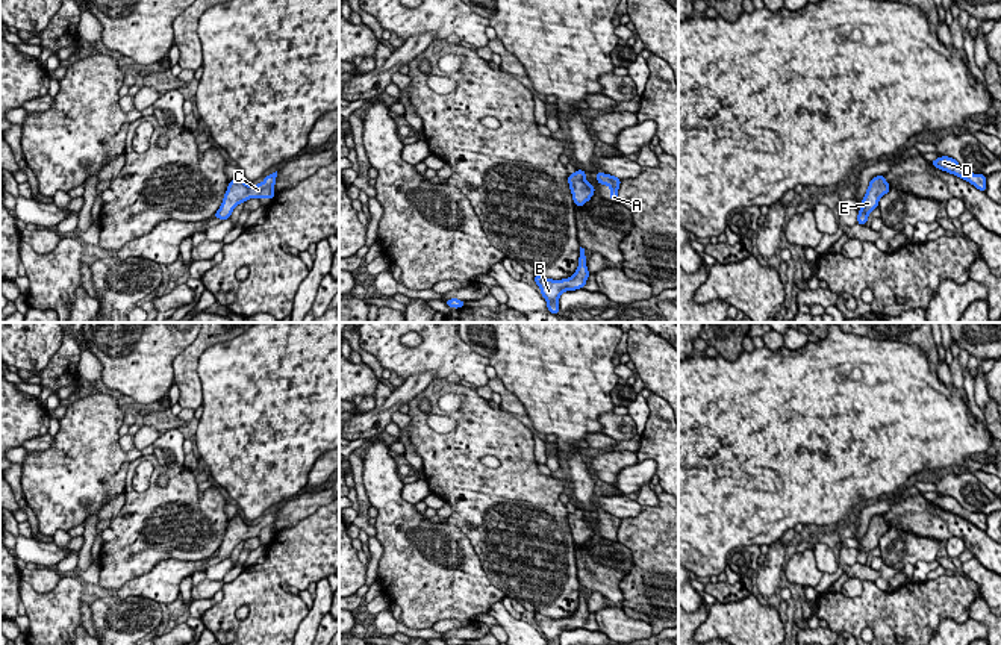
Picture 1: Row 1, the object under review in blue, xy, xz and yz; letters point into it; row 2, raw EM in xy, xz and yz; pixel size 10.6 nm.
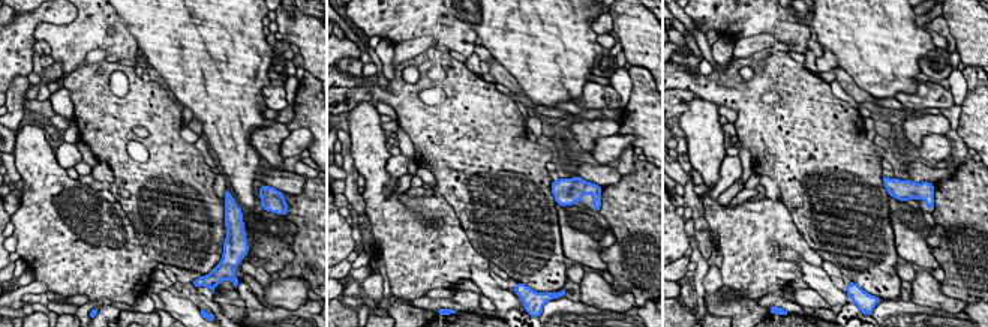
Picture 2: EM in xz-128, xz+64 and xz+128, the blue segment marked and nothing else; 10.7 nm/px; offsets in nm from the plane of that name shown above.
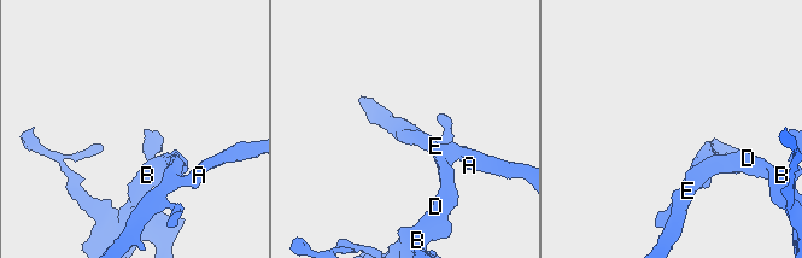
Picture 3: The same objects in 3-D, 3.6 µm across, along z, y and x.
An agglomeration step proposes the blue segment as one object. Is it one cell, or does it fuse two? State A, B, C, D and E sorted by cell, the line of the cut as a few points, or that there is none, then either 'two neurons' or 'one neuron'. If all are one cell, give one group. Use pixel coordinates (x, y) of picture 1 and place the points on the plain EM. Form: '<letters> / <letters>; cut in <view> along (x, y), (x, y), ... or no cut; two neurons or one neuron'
A B C D E; no cut; one neuron

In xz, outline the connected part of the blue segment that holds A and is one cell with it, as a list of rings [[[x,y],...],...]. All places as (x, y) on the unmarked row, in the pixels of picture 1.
[[[601,510],[597,512],[598,524],[606,524],[610,527],[610,541],[618,541],[618,528],[621,524],[621,518],[610,515],[610,513],[604,513]]]

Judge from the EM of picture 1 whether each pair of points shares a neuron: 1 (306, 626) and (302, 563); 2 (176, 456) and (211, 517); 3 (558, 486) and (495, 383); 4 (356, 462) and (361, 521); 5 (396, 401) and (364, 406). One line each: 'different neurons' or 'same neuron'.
1: different neurons
2: different neurons
3: different neurons
4: same neuron
5: different neurons

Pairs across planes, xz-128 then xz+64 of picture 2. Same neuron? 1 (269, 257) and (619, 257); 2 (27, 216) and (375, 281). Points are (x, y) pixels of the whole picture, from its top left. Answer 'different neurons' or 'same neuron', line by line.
1: different neurons
2: different neurons

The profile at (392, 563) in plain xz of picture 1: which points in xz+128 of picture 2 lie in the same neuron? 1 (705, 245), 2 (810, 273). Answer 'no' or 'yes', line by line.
1: no
2: no

